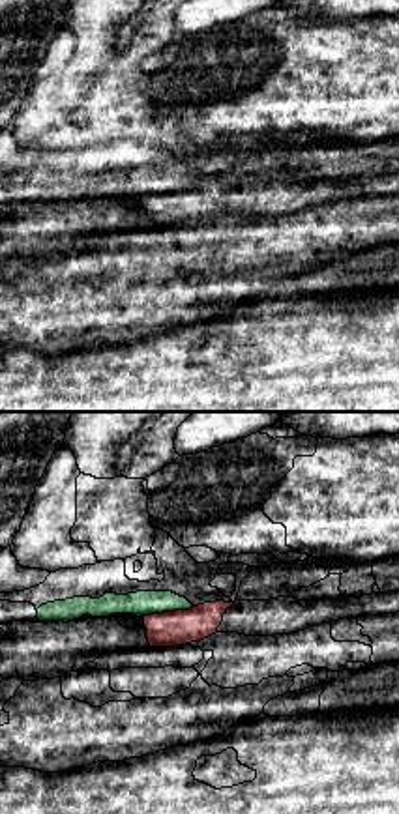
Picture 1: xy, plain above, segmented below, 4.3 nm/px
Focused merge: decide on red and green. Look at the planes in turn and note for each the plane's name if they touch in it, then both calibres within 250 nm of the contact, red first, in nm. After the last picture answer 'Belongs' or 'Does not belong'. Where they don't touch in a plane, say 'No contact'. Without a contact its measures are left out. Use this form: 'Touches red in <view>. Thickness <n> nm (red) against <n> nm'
Touches red in xy. Thickness 160 nm (red) against 110 nm

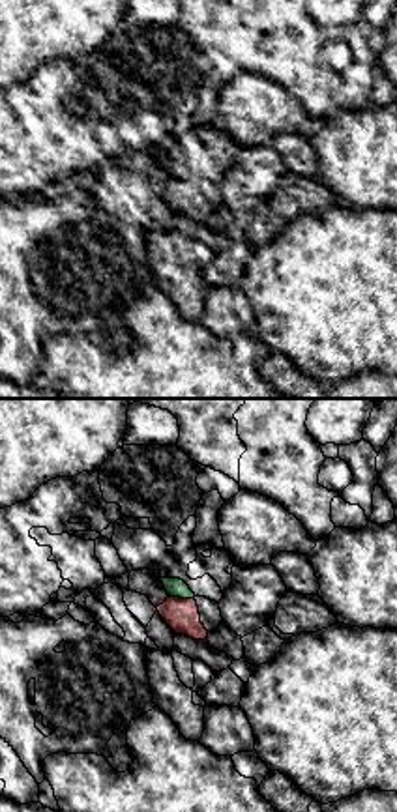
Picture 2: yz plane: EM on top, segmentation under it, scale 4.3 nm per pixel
Touches red in yz. Thickness 150 nm (red) against 80 nm

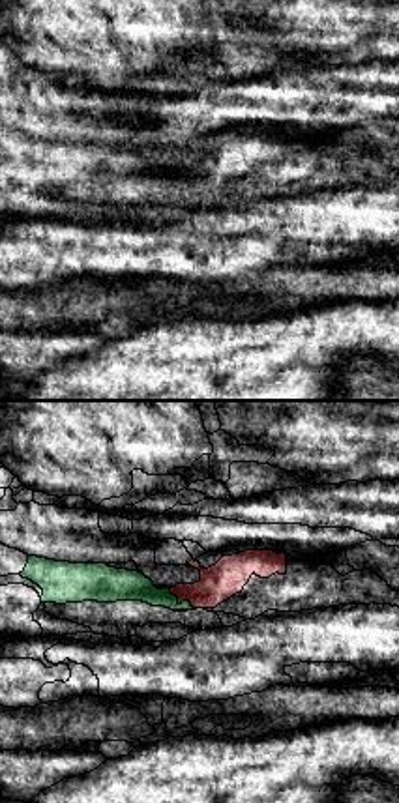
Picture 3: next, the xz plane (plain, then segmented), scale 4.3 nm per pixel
Touches red in xz. Thickness 160 nm (red) against 130 nm

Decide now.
Does not belong

